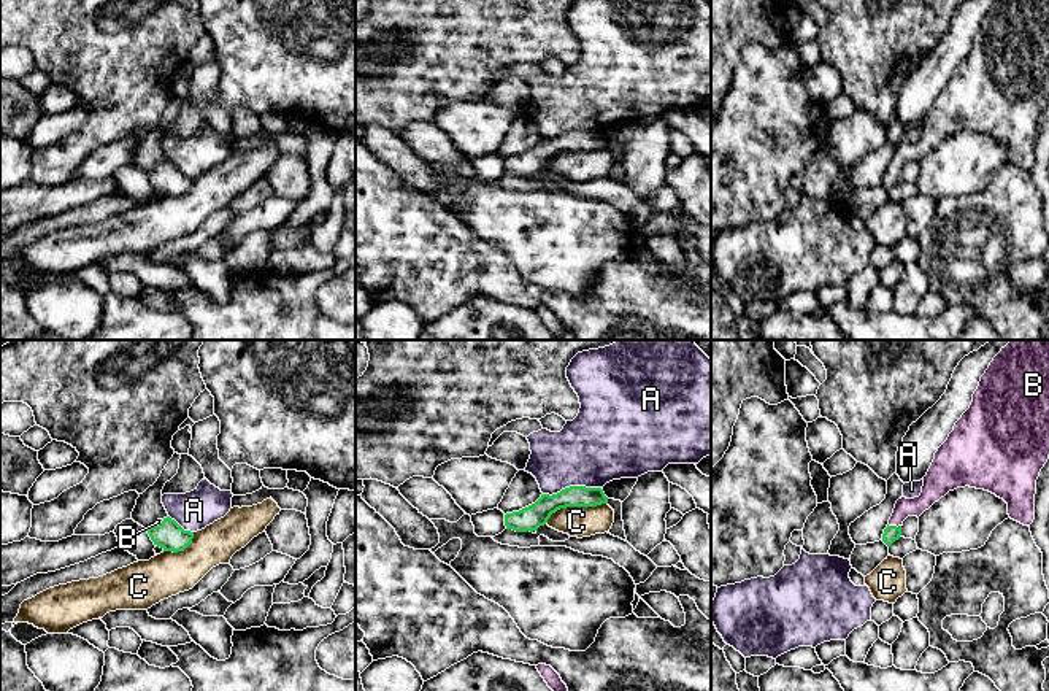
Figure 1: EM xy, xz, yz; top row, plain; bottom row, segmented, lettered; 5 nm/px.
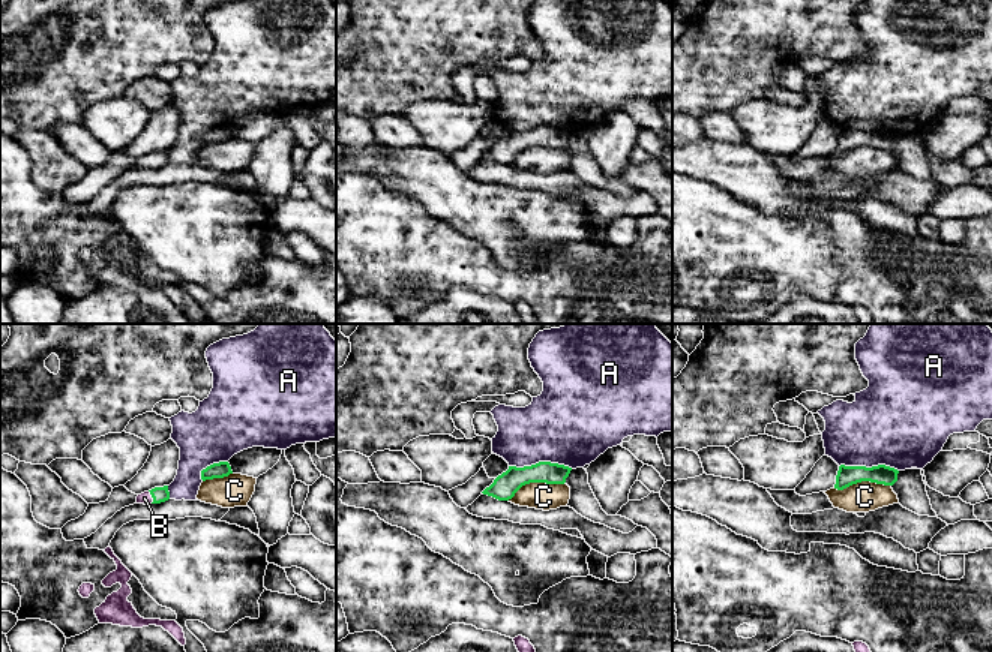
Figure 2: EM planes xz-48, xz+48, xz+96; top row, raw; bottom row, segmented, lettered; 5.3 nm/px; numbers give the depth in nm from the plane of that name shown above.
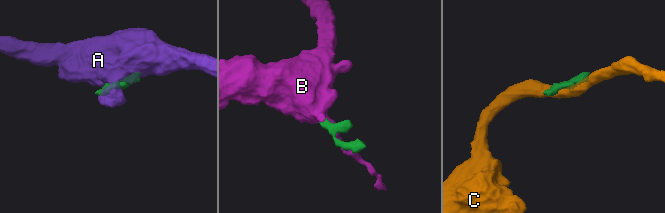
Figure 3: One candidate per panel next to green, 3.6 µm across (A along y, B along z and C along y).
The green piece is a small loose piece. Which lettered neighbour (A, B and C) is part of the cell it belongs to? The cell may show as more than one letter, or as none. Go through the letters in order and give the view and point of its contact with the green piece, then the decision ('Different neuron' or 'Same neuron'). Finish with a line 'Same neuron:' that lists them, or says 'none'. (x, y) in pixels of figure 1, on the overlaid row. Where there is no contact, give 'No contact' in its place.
A: Touches green at xz (572, 486). Different neuron
B: Touches green at yz (894, 526). Same neuron
C: Touches green at xz (575, 505). Different neuron
Same neuron: B

